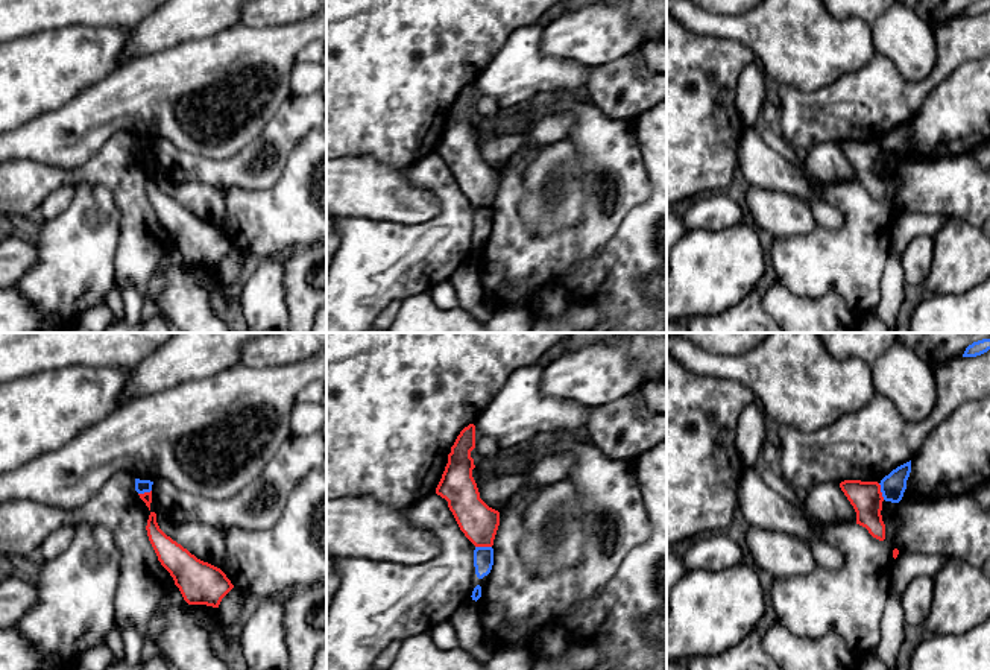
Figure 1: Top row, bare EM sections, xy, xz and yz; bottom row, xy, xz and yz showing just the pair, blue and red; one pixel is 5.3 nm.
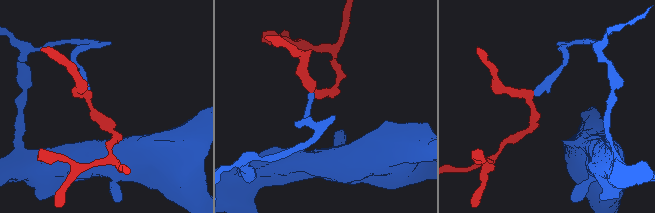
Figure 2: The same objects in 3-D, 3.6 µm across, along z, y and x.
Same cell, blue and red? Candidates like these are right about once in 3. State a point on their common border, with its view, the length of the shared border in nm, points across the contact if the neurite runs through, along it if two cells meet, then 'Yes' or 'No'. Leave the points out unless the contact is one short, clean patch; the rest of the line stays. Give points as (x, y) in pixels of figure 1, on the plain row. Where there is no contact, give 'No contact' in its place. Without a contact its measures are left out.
Touches blue at xz (483, 207). Shared border 90 nm. Boundary: xz (476, 205), (491, 207). No

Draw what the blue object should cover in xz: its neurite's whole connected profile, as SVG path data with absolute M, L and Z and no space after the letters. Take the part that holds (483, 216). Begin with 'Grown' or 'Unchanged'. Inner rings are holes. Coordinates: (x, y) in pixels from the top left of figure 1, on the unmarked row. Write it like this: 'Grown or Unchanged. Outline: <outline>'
Unchanged. Outline: M475 207L474 210L474 226L478 239L487 235L493 225L493 208L492 207Z

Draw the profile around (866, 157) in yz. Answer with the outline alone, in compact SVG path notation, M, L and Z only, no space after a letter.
M844 140L840 147L856 172L856 184L865 187L873 198L884 201L881 144L878 141Z

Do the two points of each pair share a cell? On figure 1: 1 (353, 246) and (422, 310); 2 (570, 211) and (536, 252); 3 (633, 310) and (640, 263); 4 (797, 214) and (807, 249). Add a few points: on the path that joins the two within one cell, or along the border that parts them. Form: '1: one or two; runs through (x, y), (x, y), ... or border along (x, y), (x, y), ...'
1: two; border along (427, 290), (410, 295), (403, 301)
2: two; border along (521, 214), (536, 234), (548, 234), (583, 219)
3: one; runs through (633, 298), (633, 275)
4: two; border along (817, 224), (807, 233), (773, 237)

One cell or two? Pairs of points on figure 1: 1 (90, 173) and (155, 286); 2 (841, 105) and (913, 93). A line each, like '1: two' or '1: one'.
1: two
2: one

